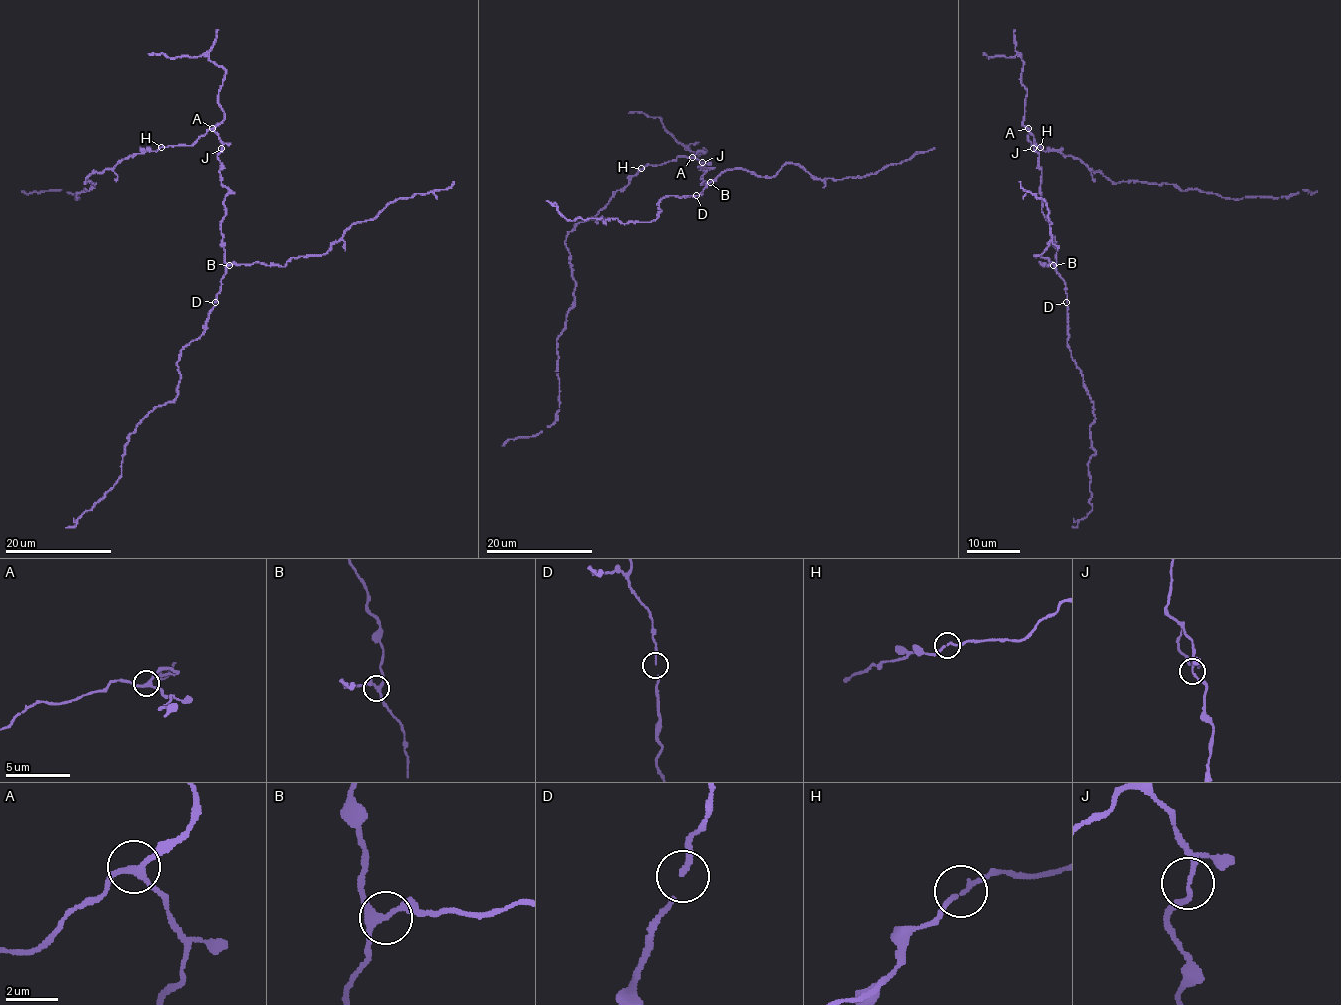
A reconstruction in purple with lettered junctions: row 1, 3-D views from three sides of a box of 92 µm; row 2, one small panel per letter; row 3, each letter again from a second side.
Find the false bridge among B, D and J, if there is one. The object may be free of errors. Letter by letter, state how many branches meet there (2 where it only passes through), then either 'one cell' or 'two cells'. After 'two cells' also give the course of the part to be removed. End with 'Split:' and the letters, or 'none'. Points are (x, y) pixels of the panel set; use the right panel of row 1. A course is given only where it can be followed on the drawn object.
B: 3 branches meet; one cell
D: 2 branches meet; one cell
J: 3 branches meet; one cell
Split: none

